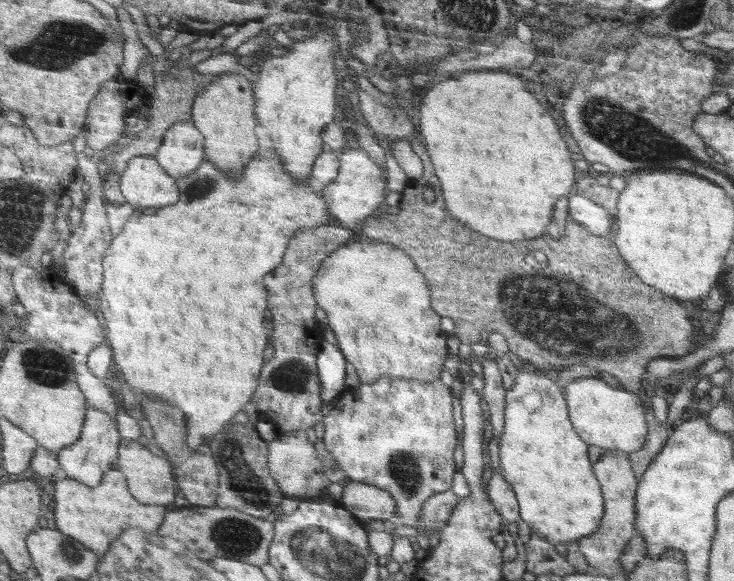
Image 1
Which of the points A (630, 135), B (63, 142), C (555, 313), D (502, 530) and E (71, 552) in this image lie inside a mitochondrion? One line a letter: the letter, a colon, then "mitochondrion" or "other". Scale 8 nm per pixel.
A: mitochondrion
B: other
C: mitochondrion
D: other
E: mitochondrion

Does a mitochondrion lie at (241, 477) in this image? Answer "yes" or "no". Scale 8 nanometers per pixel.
yes

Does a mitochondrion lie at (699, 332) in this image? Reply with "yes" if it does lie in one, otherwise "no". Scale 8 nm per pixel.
no

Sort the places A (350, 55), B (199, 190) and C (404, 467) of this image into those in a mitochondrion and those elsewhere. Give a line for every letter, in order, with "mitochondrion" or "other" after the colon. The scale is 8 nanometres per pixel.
A: other
B: mitochondrion
C: mitochondrion

